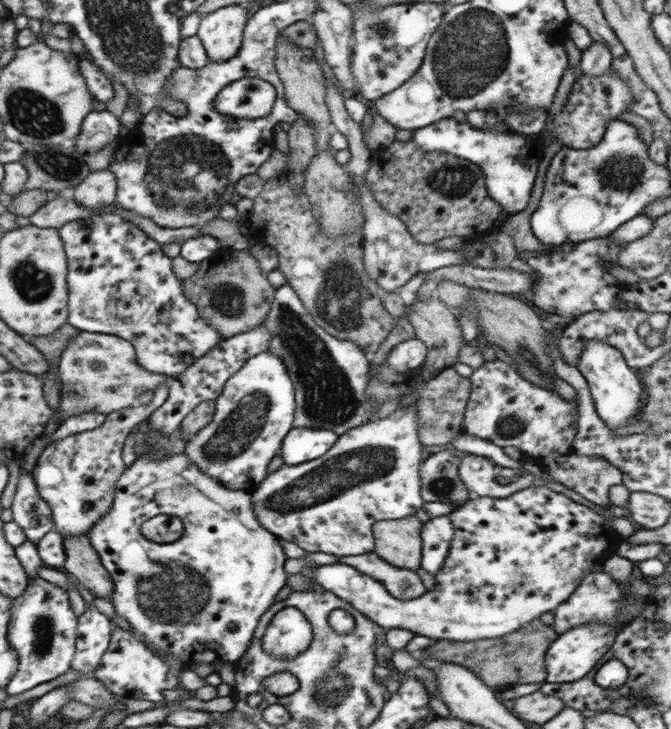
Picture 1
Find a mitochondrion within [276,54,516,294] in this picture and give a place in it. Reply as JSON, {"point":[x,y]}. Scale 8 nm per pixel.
{"point":[451,181]}

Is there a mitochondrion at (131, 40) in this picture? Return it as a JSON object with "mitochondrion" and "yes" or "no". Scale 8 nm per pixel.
{"mitochondrion":"yes"}

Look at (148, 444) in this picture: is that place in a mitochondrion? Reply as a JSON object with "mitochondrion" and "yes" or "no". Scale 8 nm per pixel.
{"mitochondrion":"yes"}

